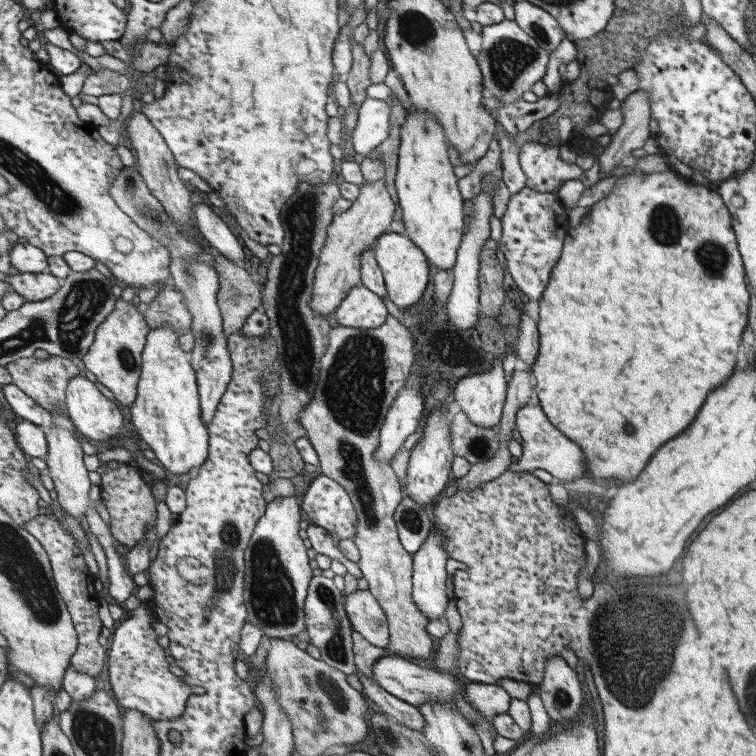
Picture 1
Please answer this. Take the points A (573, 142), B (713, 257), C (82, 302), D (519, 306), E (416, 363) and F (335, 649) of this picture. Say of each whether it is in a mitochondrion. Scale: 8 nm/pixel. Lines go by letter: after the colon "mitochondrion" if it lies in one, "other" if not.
A: other
B: mitochondrion
C: mitochondrion
D: other
E: other
F: mitochondrion

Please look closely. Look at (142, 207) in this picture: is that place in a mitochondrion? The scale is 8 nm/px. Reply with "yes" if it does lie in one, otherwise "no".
yes

